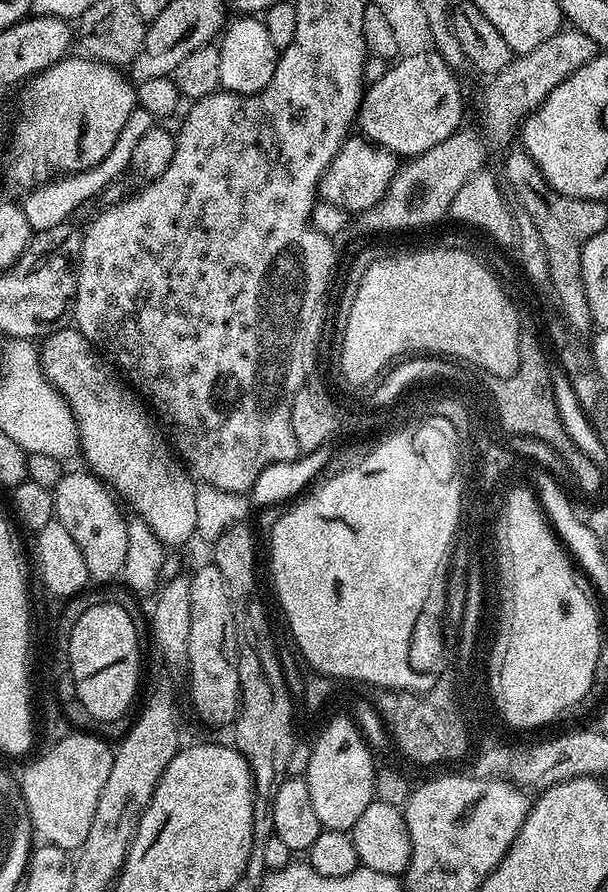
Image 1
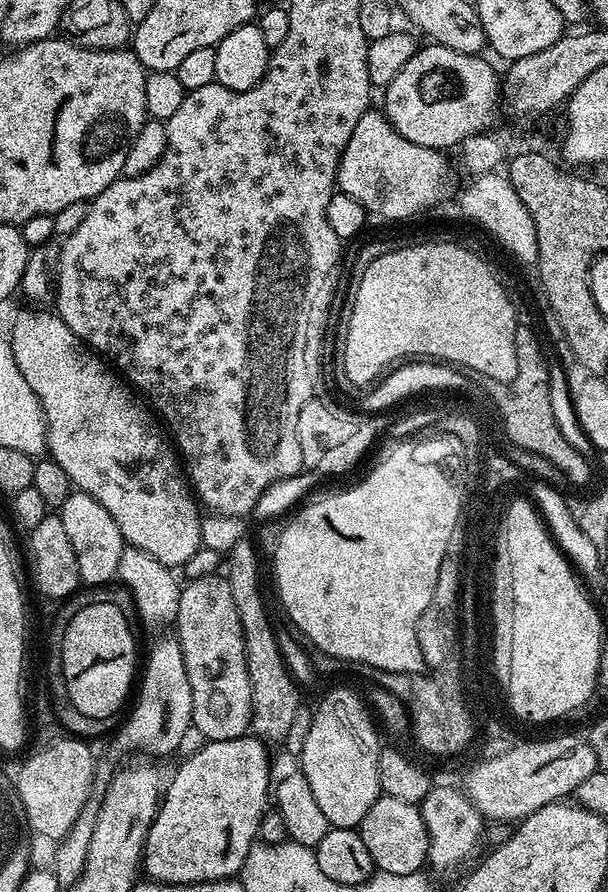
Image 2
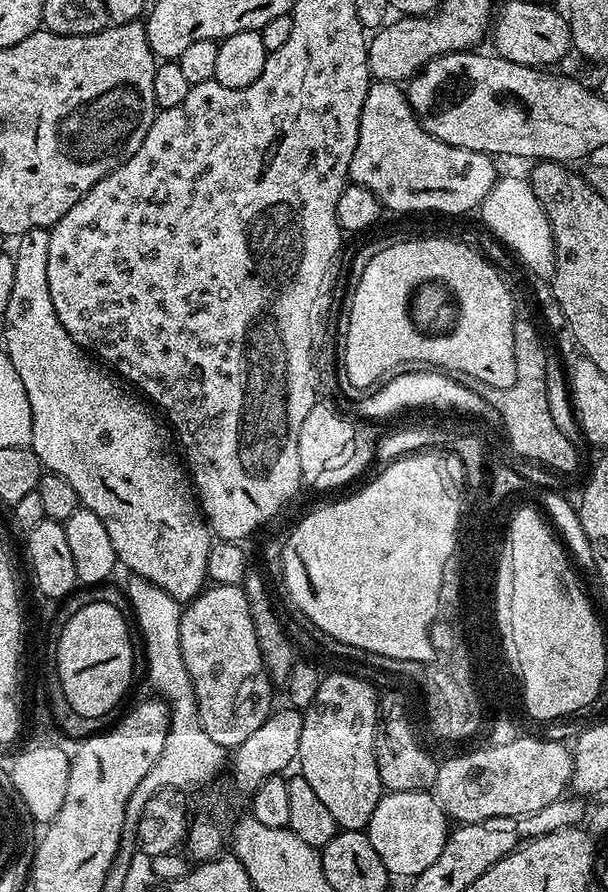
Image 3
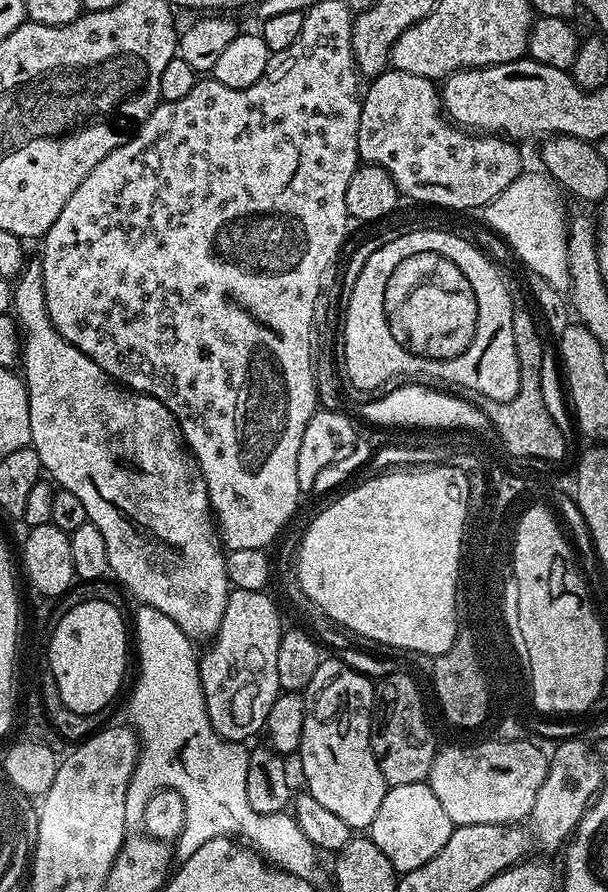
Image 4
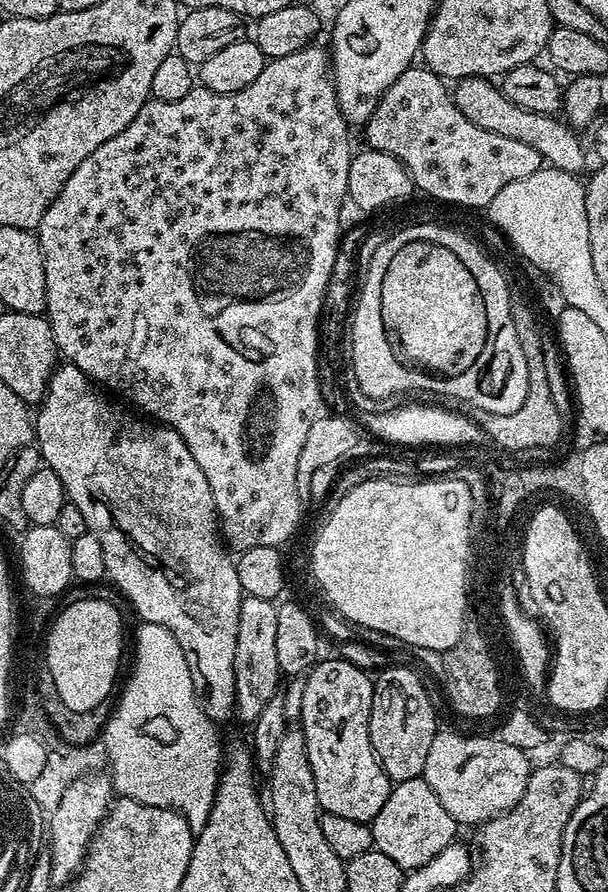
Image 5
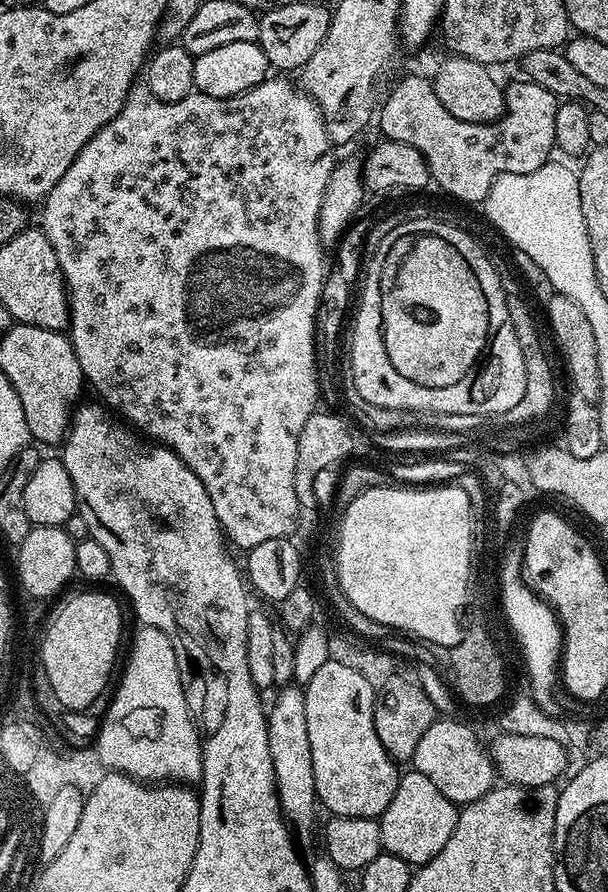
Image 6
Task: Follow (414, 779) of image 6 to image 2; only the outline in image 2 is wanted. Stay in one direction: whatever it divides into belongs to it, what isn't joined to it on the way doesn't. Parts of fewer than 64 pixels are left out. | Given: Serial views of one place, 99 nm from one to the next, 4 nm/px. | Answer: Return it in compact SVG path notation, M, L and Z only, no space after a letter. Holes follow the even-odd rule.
M381 794L374 806L366 810L366 818L362 818L358 831L379 871L414 874L427 865L428 830L417 805Z

